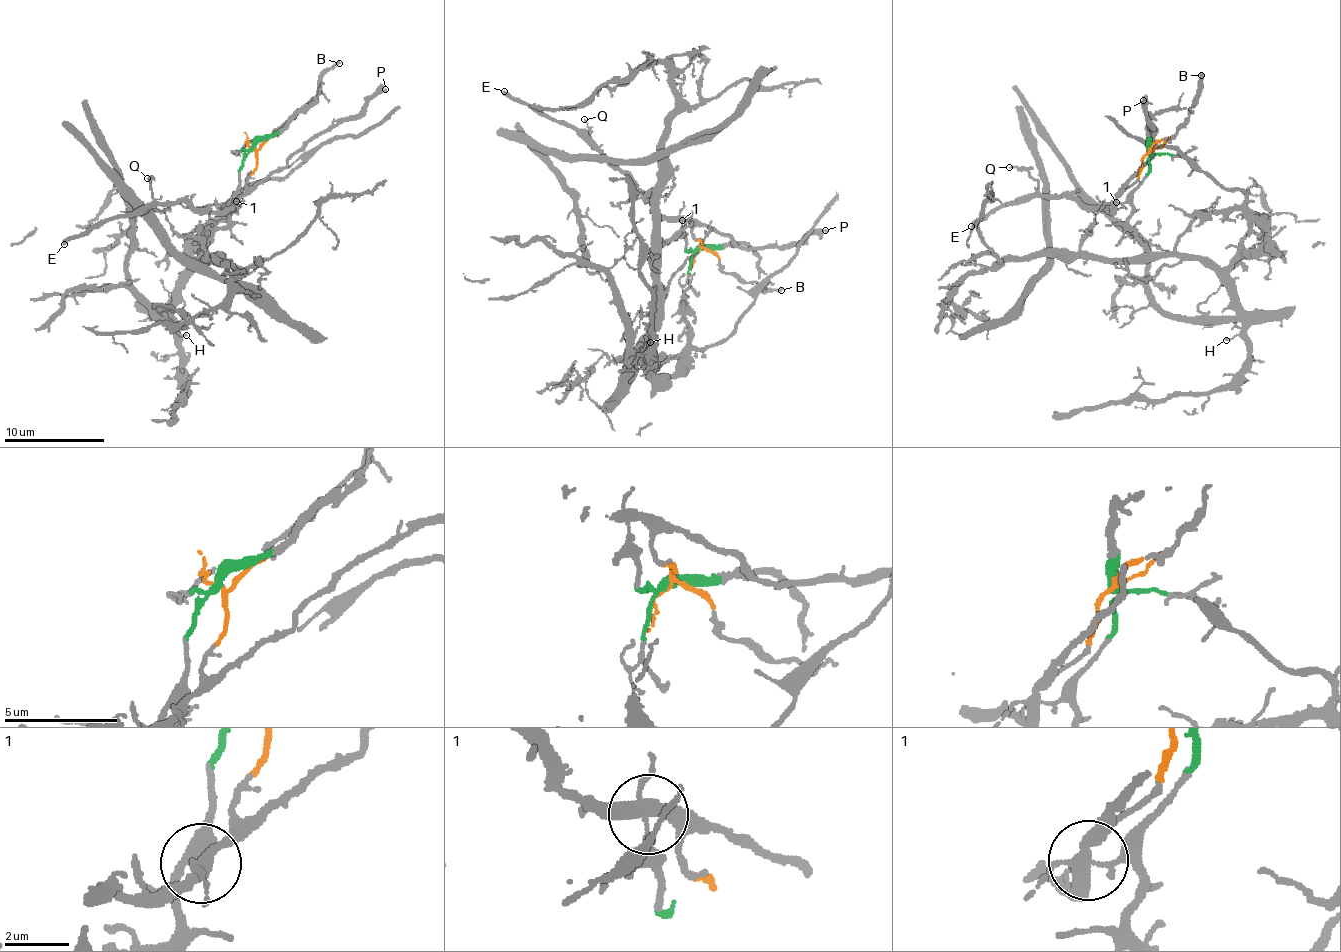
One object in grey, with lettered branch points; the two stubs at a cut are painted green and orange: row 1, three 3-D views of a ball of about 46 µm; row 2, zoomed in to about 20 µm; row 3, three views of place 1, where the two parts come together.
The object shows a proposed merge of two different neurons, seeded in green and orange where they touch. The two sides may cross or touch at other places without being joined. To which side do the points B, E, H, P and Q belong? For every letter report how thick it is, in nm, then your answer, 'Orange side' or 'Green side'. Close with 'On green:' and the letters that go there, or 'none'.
B: Thickness 240 nm. Orange side
E: Thickness 320 nm. Orange side
H: Thickness 120 nm. Green side
P: Thickness 440 nm. Orange side
Q: Thickness 80 nm. Orange side
On green: H

